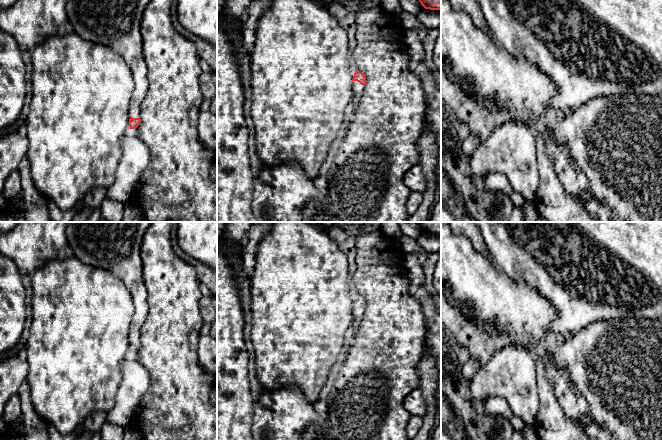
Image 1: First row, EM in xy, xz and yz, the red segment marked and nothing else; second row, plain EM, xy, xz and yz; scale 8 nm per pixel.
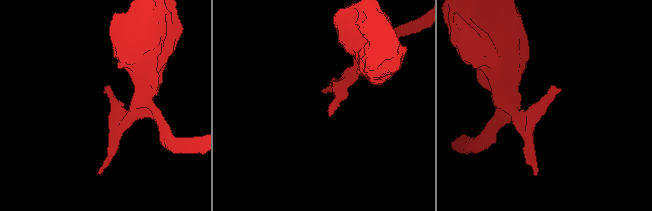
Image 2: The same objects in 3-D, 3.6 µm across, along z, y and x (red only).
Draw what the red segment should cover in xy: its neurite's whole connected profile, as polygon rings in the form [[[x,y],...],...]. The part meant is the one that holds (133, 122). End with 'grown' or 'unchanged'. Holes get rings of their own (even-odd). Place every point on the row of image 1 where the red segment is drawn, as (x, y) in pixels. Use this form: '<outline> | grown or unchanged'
[[[67,0],[66,14],[73,32],[83,39],[111,48],[119,54],[131,70],[134,89],[129,106],[130,129],[140,125],[140,106],[147,94],[148,67],[142,50],[140,25],[144,10],[150,0]]] | grown

